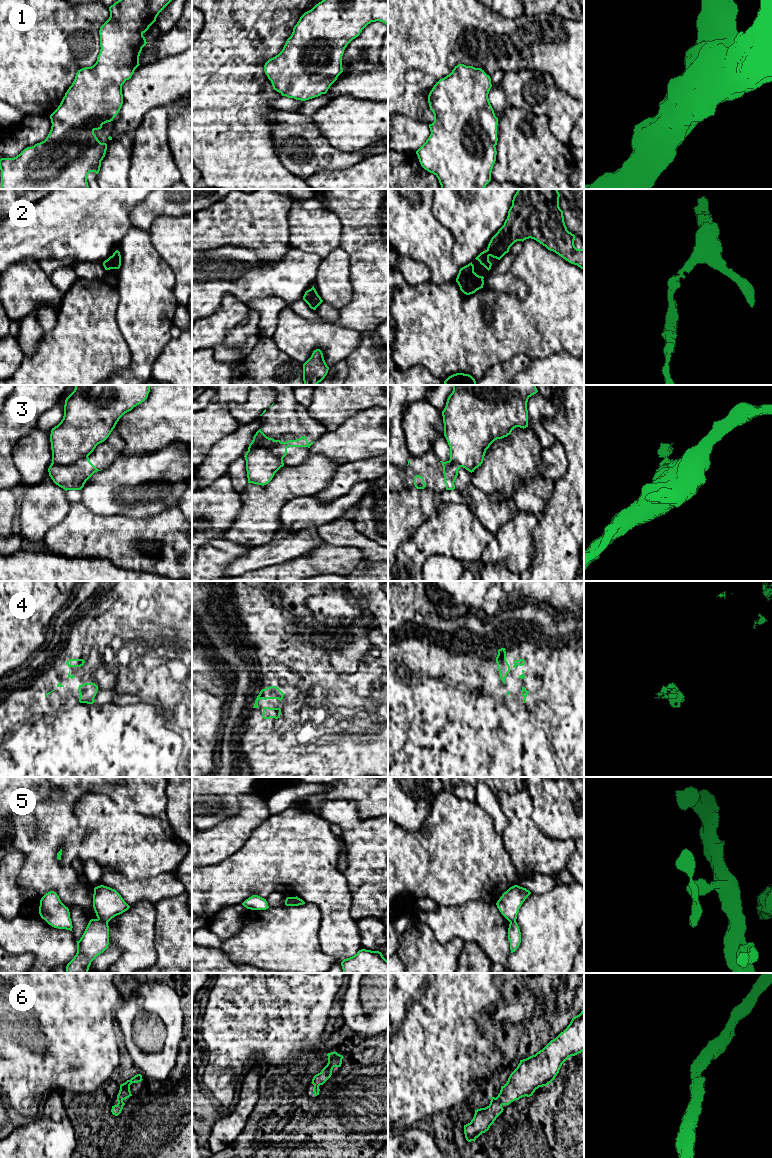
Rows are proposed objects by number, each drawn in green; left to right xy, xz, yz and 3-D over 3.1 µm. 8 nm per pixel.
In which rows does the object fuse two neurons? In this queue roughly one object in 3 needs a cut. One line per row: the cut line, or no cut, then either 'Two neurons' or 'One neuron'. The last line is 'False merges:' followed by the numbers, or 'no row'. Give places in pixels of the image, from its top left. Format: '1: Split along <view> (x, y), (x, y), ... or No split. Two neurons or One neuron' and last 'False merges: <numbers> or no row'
1: No split. One neuron
2: No split. One neuron
3: Split along xy (87, 455), (70, 464), (52, 463). Two neurons
4: No split. One neuron
5: Split along xy (98, 918), (107, 923). Two neurons
6: No split. One neuron
False merges: 3, 5

